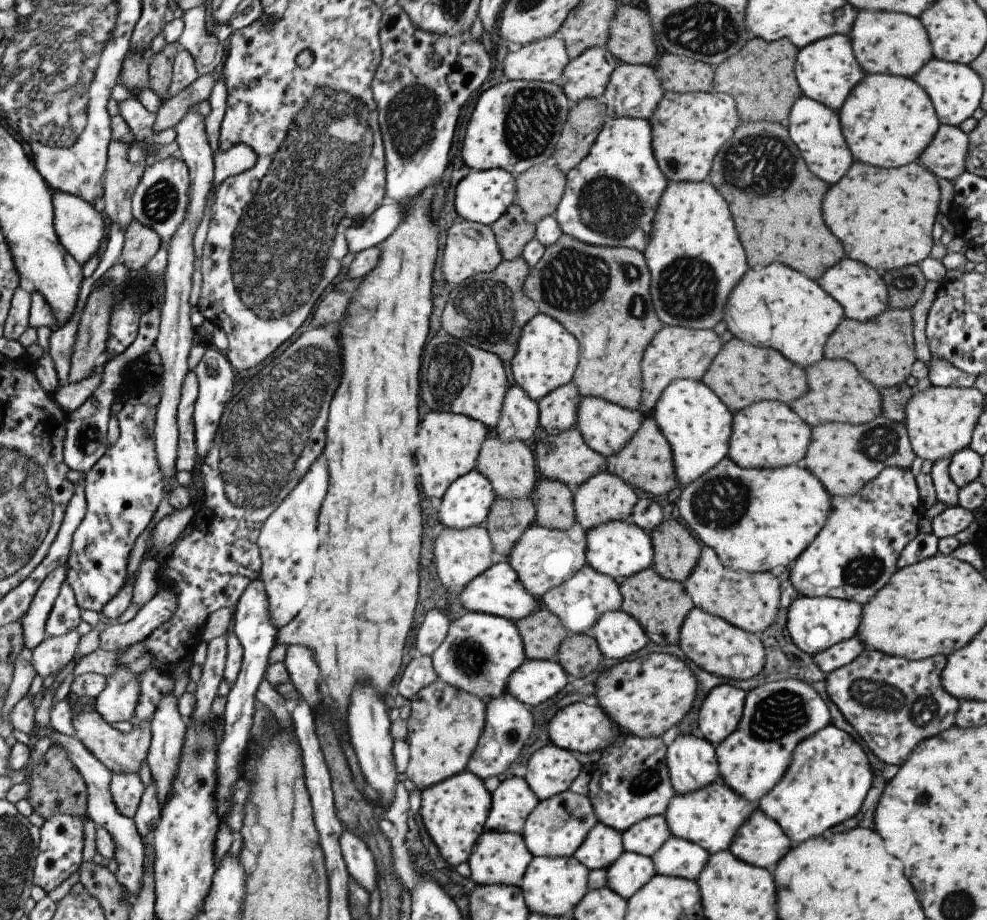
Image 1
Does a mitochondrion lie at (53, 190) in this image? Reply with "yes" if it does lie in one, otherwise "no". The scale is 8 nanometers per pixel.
no

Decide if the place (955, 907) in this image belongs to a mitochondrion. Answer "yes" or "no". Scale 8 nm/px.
yes

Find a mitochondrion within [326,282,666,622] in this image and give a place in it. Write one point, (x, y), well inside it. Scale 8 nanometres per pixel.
(448, 370)

